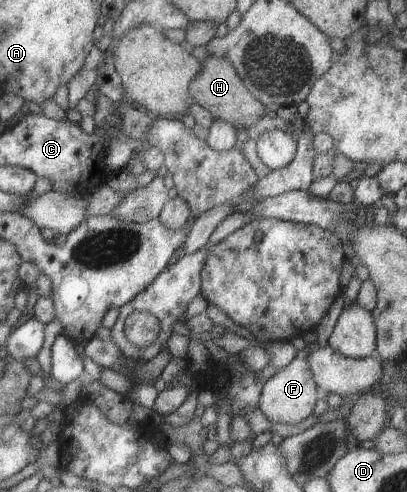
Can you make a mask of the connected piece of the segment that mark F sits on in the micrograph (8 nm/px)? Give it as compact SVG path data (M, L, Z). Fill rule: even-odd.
M298 350L289 364L276 370L263 384L260 409L271 423L297 424L305 416L309 416L313 406L315 406L315 400L317 400L315 398L315 385L310 367L307 366L307 352Z

